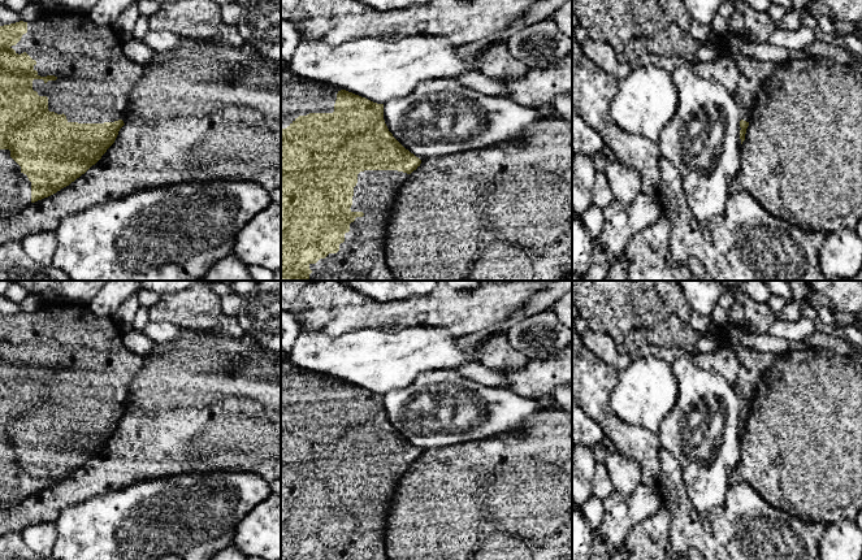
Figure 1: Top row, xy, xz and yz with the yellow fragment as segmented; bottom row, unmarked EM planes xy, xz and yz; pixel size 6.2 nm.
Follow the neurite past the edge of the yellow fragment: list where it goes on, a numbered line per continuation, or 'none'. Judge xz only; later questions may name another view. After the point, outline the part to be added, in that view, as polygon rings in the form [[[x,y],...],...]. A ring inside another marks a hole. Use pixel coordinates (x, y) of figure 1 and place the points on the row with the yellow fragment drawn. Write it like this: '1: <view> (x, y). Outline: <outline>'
1: xz (362, 256). Outline: [[[398,170],[358,174],[351,212],[363,212],[350,223],[337,253],[309,264],[315,281],[395,281],[386,264],[386,233],[395,199],[410,178]]]

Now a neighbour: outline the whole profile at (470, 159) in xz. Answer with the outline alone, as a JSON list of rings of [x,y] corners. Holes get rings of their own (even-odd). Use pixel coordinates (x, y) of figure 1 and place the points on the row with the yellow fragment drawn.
[[[560,117],[546,118],[527,127],[523,136],[517,140],[421,161],[417,169],[410,174],[395,199],[389,218],[385,248],[386,264],[395,281],[560,281],[564,278],[572,272],[572,122]]]

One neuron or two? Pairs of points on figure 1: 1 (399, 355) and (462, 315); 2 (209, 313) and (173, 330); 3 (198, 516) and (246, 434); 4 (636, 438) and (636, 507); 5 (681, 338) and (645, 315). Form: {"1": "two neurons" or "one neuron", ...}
{"1": "two neurons", "2": "two neurons", "3": "two neurons", "4": "two neurons", "5": "two neurons"}

